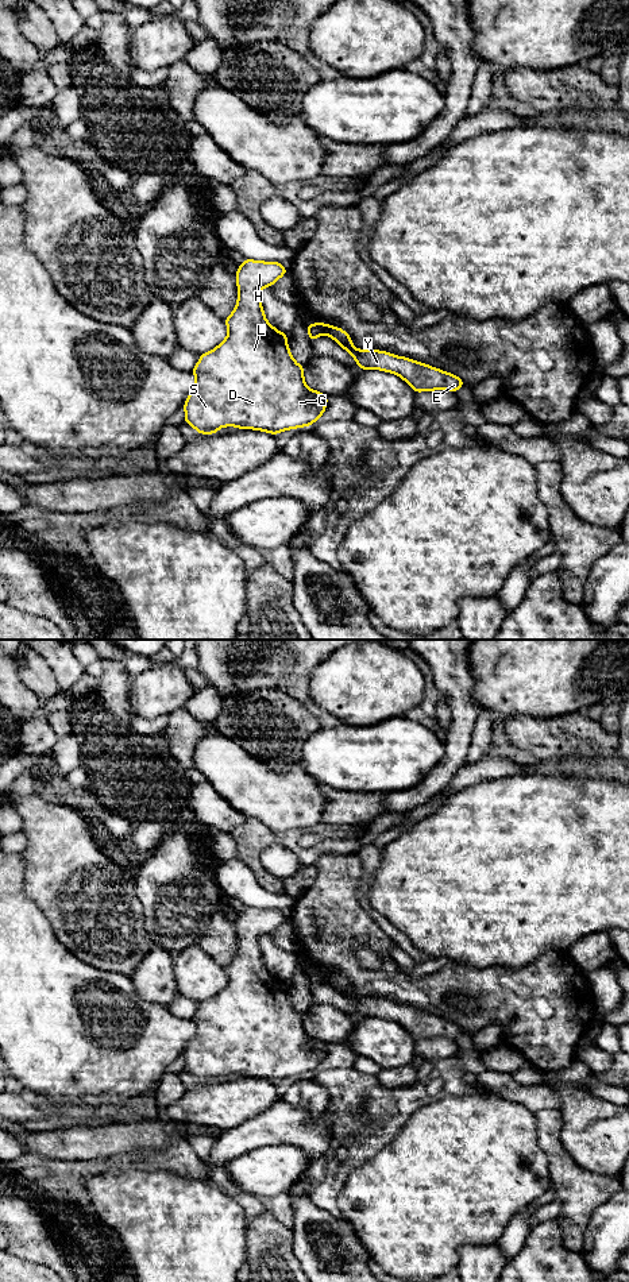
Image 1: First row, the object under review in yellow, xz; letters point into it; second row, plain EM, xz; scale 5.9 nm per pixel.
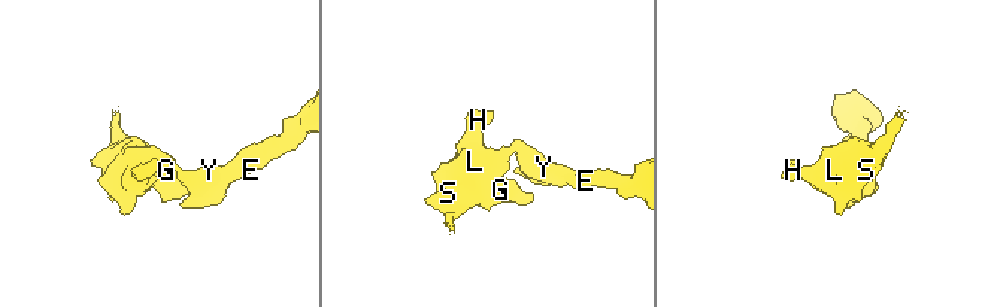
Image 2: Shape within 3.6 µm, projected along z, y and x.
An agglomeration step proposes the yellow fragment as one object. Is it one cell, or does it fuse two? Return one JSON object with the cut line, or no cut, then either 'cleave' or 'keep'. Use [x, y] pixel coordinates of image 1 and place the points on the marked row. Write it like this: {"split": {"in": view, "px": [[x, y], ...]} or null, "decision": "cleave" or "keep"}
{"split": {"in": "xz", "px": [[319, 324], [327, 333]]}, "decision": "cleave"}

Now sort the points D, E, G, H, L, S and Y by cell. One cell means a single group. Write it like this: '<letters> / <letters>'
D G H L S / E Y

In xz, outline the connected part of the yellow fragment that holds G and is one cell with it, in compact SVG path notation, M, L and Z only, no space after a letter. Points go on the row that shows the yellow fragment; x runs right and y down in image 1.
M243 259L236 271L238 304L224 320L228 328L227 337L212 351L200 355L192 372L196 387L184 403L184 421L201 435L213 435L223 426L263 430L278 435L282 430L310 426L327 409L328 395L310 390L304 381L305 367L300 366L288 347L288 335L275 329L265 317L261 304L261 289L270 287L282 275L289 273L279 262Z

